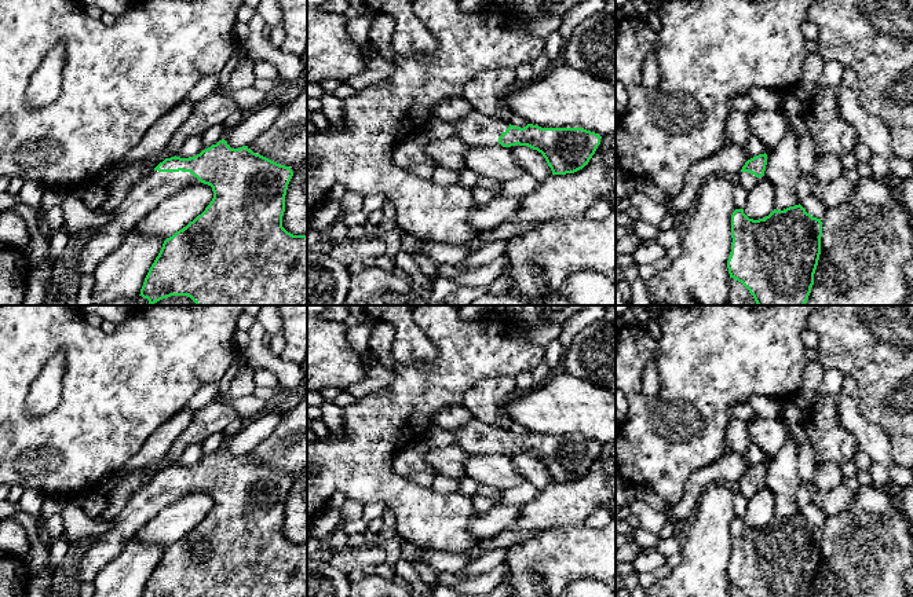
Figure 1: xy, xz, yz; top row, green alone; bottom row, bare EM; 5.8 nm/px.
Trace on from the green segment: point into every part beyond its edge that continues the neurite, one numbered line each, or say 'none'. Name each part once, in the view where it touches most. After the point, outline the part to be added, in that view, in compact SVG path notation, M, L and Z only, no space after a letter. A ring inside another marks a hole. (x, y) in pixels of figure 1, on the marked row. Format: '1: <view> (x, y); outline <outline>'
1: xy (146, 194); outline M150 171L132 186L124 201L114 209L114 217L98 228L83 248L77 257L78 270L83 275L91 275L105 256L121 243L128 228L135 227L165 198L198 184L201 182L190 172Z

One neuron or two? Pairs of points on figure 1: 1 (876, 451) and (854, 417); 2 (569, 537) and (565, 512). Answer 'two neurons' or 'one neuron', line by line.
1: one neuron
2: two neurons

